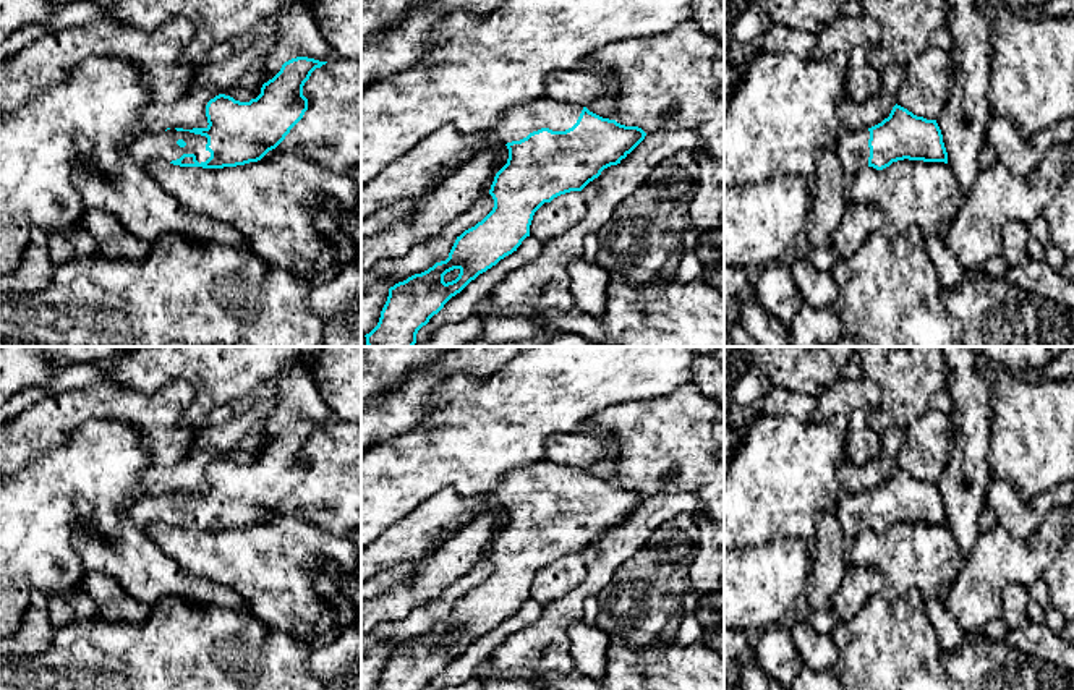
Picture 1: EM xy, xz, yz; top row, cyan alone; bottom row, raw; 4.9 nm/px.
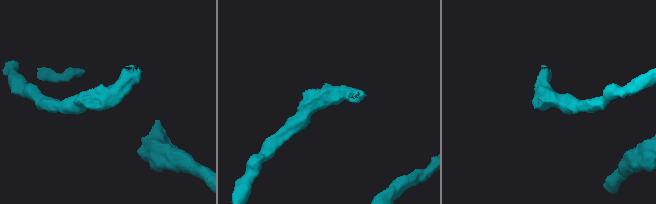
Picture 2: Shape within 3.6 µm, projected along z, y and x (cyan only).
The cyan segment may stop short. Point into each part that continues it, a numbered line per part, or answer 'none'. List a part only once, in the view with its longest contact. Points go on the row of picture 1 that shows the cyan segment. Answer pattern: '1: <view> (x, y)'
1: xy (149, 148)

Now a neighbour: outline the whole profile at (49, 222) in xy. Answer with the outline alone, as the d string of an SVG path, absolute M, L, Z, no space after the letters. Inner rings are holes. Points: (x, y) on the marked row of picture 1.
M89 57L58 84L36 92L24 105L0 118L0 282L18 269L34 227L70 232L86 212L75 172L81 165L76 138L89 143L87 165L117 180L123 152L146 133L144 112L152 102L143 73L131 60Z

